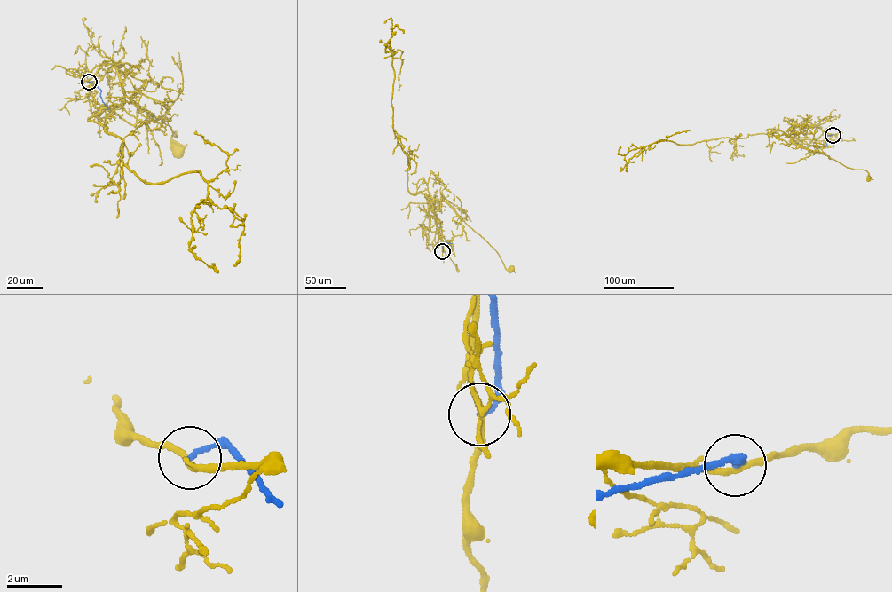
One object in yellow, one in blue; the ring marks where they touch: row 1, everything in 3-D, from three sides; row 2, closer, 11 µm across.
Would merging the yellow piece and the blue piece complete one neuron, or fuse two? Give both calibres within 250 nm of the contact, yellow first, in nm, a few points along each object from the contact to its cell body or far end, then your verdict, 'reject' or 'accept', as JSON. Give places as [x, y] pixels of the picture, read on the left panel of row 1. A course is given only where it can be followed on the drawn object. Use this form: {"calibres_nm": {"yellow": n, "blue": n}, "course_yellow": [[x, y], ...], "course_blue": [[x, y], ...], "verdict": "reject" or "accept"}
{"calibres_nm": {"yellow": 200, "blue": 190}, "course_yellow": [[89, 82], [122, 65], [116, 67], [125, 100], [160, 116], [176, 137], [176, 131], [177, 150]], "course_blue": [[89, 82], [101, 90], [101, 100], [108, 109]], "verdict": "reject"}

